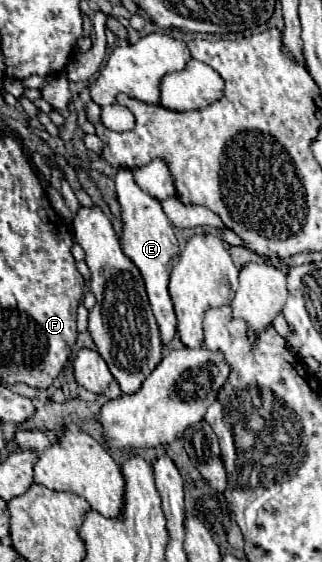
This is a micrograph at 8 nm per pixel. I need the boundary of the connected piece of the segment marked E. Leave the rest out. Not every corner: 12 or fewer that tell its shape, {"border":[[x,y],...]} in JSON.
{"border":[[115,176],[121,248],[145,280],[163,344],[177,326],[169,264],[179,256],[159,200]]}

